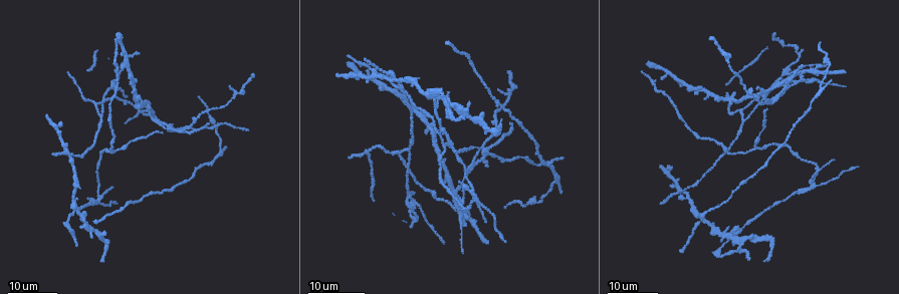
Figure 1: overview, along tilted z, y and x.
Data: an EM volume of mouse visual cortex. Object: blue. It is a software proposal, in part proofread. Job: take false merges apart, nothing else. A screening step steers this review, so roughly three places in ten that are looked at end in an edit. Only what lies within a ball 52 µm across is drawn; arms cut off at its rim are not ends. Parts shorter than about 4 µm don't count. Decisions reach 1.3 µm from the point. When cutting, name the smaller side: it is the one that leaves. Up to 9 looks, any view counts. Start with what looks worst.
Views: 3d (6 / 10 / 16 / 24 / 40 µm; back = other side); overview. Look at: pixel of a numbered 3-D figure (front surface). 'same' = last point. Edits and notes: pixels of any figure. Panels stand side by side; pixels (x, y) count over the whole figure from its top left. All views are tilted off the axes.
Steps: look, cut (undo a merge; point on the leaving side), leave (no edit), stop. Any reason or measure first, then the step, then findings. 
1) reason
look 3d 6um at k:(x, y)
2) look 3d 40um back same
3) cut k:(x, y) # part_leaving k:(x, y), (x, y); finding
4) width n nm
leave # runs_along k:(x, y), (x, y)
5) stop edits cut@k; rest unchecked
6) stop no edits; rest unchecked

small branch off a trunk
look 3d 24um at 1:(100, 114)

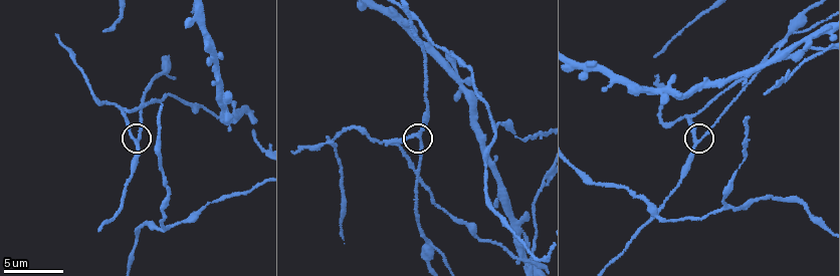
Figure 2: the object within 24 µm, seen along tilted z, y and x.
look 3d 10um at 2:(418, 133)

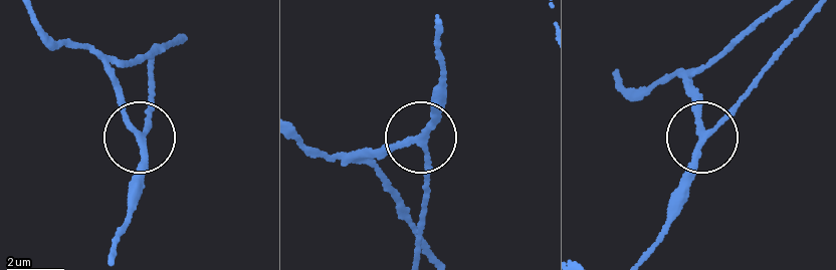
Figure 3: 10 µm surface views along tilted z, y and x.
width 180 nm
leave # runs_along 3:(175, 39), (115, 72), (133, 129), (145, 132), (152, 107); all the same neuron

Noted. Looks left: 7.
three arms meet
look 3d 24um at 1:(99, 201)

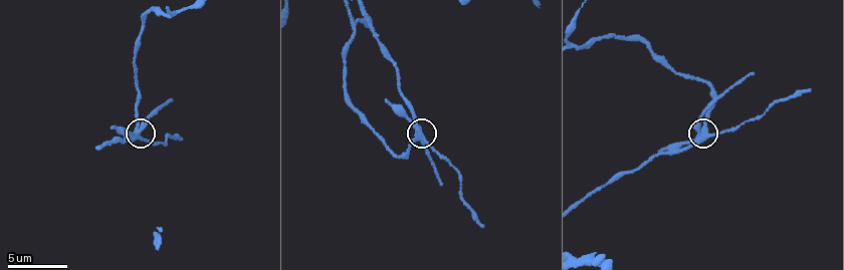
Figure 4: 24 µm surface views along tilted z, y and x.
look 3d 6um at 4:(422, 136)

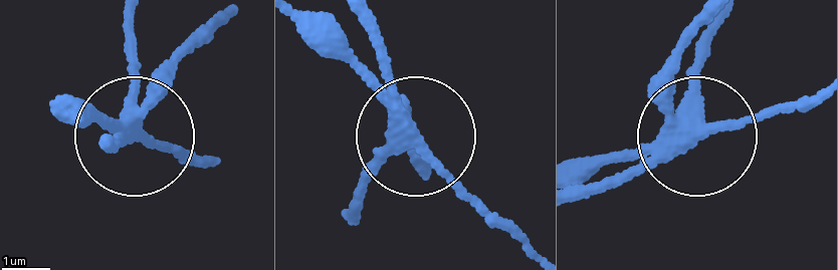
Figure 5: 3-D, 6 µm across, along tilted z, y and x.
side_arm 11 um; arms 3
cut 5:(166, 65) # two neurons meet here

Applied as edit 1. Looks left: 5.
look overview

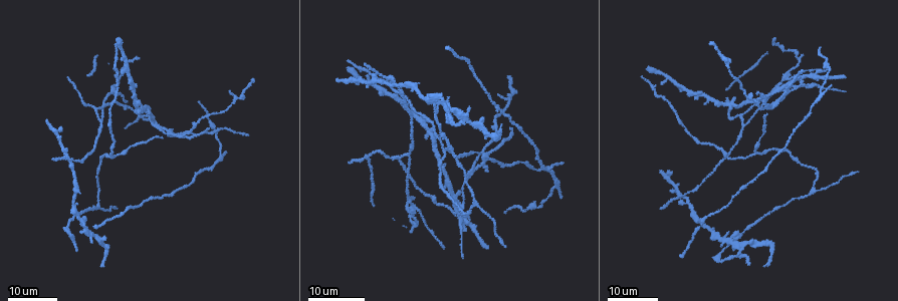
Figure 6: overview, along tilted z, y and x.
three arms meet
look 3d 24um at 6:(487, 158)

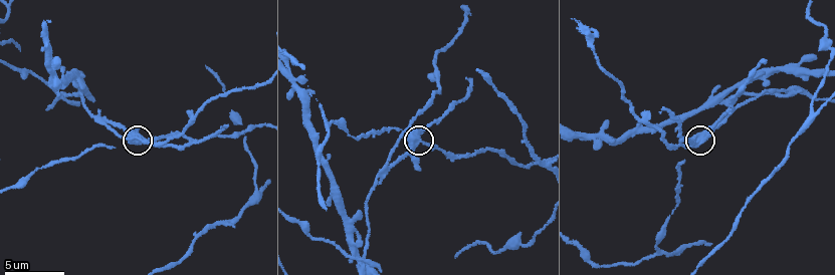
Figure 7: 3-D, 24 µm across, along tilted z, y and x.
look 3d 6um at 7:(704, 142)

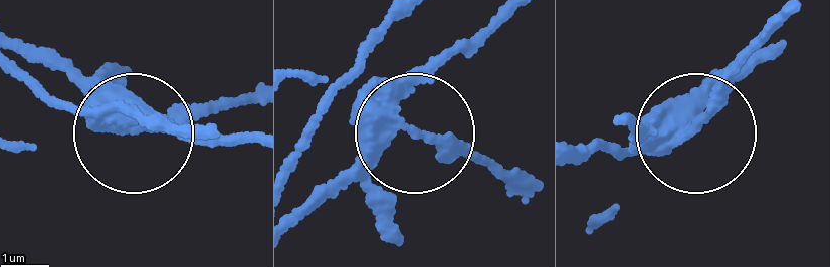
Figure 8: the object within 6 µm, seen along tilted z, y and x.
arms 3
cut 8:(77, 79) # part_leaving 8:(117, 123), (118, 109), (152, 120); two neurons meet here

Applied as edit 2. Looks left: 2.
stop edits cut@5, cut@8; rest unchecked

